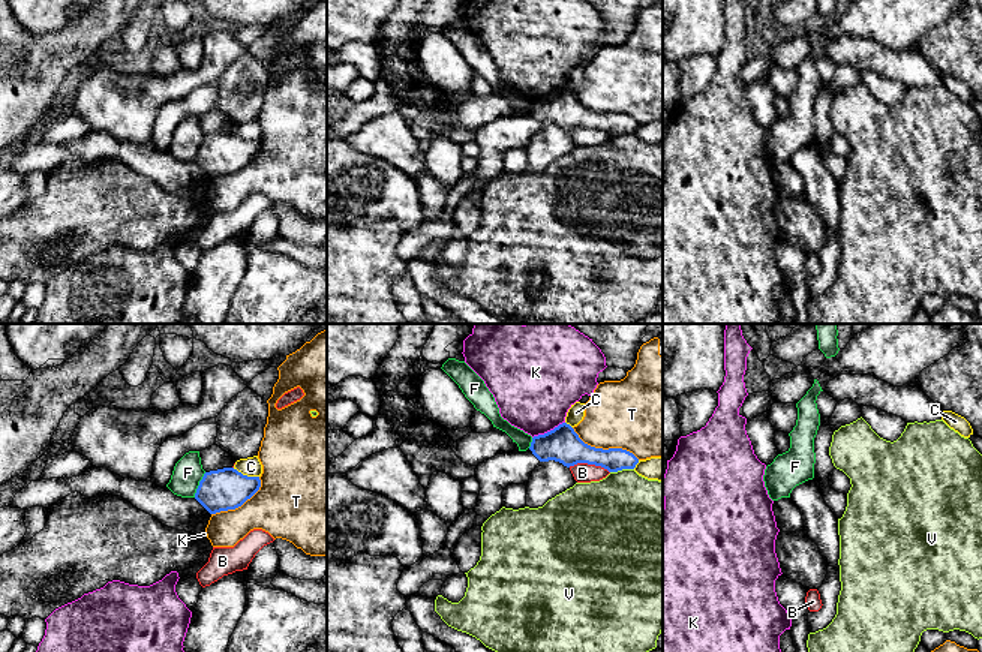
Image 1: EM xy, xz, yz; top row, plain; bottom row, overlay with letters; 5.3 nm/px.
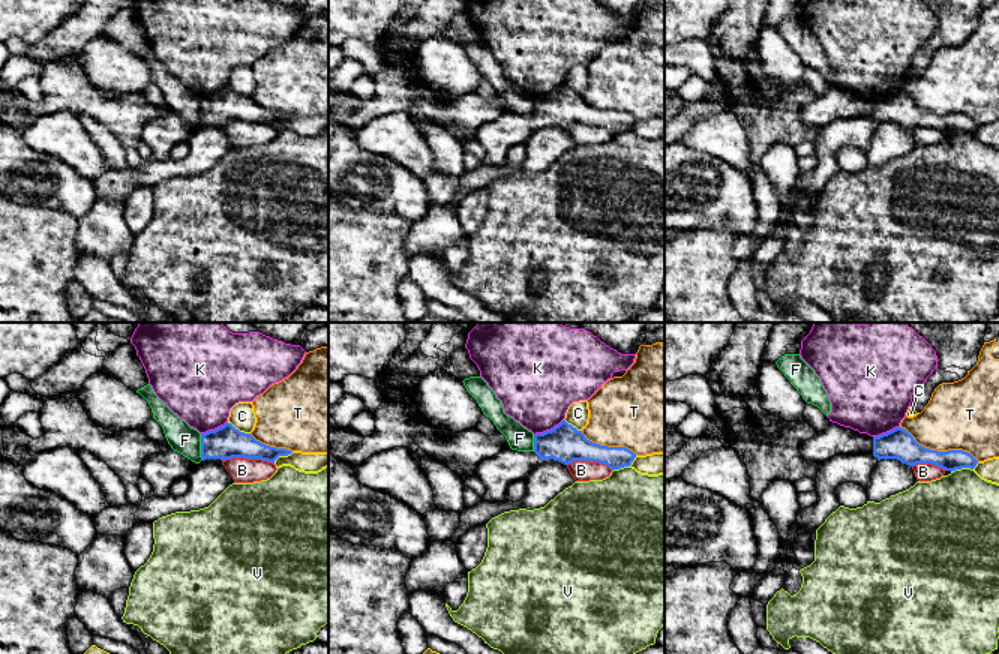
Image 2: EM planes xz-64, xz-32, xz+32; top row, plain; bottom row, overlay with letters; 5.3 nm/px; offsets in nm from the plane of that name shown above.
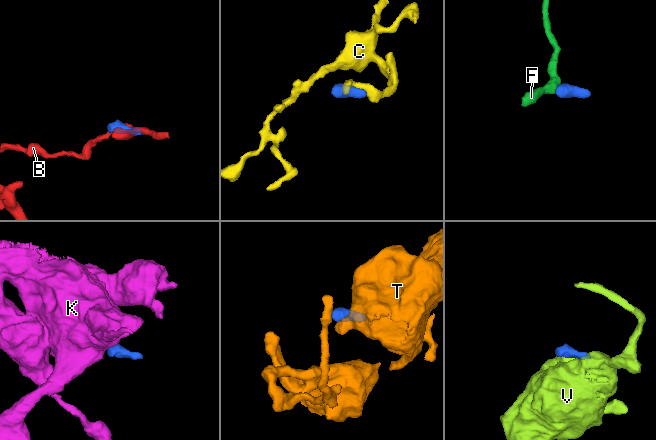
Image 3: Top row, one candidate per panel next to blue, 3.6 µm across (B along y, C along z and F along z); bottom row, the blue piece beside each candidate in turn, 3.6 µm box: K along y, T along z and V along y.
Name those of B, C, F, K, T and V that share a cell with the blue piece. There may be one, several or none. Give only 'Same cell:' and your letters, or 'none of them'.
Same cell: none of them

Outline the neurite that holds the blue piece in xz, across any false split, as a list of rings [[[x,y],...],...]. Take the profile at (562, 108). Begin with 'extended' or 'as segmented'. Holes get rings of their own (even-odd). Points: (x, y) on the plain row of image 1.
extended | [[[562,87],[544,99],[534,100],[526,115],[502,117],[475,132],[475,142],[481,153],[474,172],[477,190],[483,190],[492,178],[502,172],[502,156],[507,150],[526,150],[537,129],[549,124],[567,132],[588,127],[609,136],[634,133],[639,127],[639,123],[627,114],[603,114],[585,108],[570,88]]]

